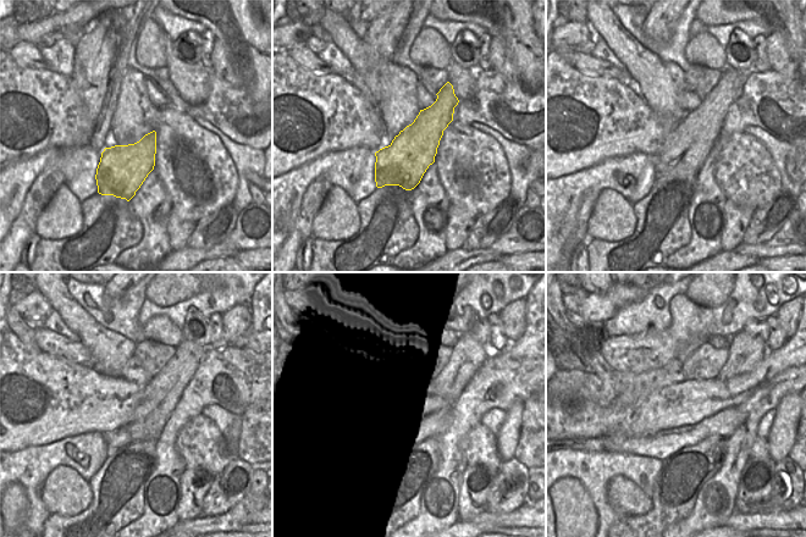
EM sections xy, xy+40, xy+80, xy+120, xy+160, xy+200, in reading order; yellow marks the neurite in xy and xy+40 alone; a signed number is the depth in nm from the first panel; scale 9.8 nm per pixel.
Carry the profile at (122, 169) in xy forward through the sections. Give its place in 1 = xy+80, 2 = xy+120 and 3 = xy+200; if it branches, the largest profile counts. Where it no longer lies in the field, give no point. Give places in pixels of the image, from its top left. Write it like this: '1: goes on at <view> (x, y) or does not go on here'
1: goes on at xy+80 (688, 147)
2: goes on at xy+120 (159, 397)
3: goes on at xy+200 (745, 350)

